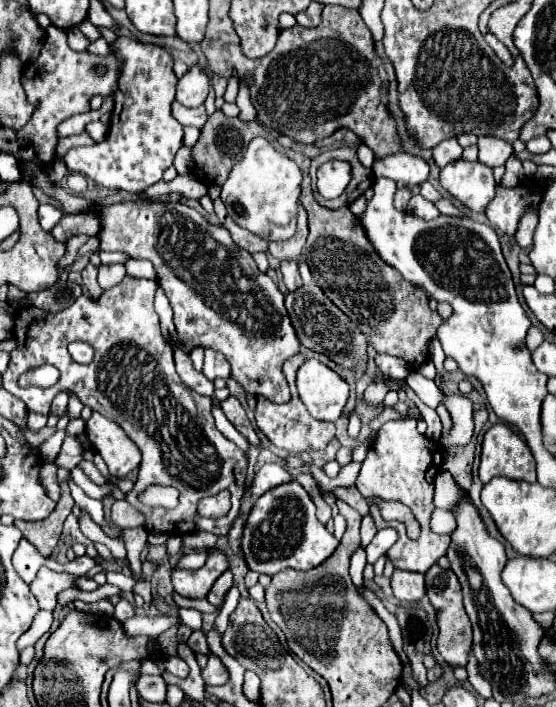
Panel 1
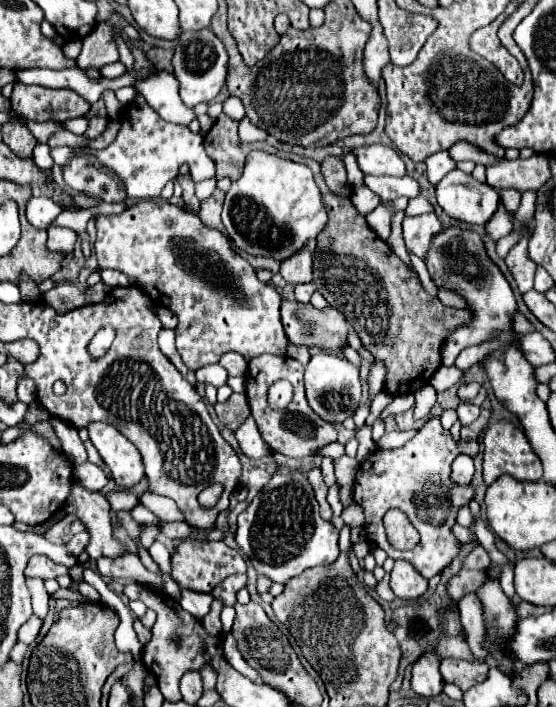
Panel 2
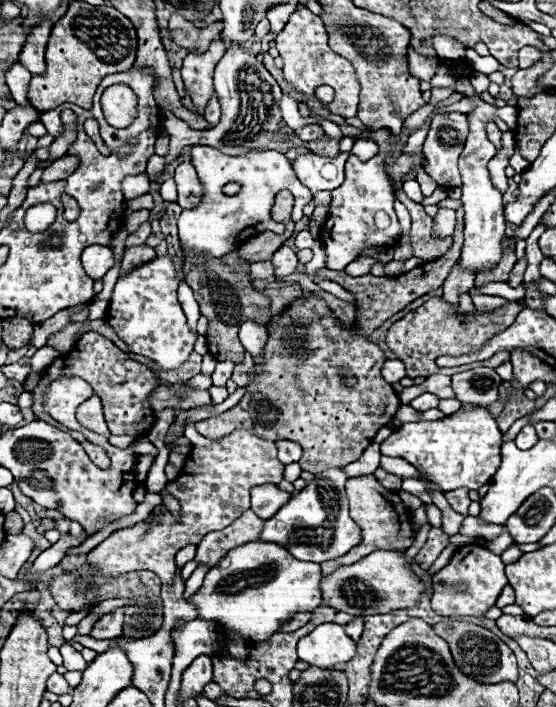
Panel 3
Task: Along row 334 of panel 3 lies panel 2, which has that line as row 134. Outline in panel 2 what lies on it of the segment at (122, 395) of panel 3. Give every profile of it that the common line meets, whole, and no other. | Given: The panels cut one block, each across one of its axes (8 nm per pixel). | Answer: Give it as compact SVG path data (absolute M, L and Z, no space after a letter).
M92 116L92 118L90 118L90 126L88 126L88 130L84 132L84 136L86 136L88 140L98 138L98 136L106 130L106 124L108 124L108 116Z

